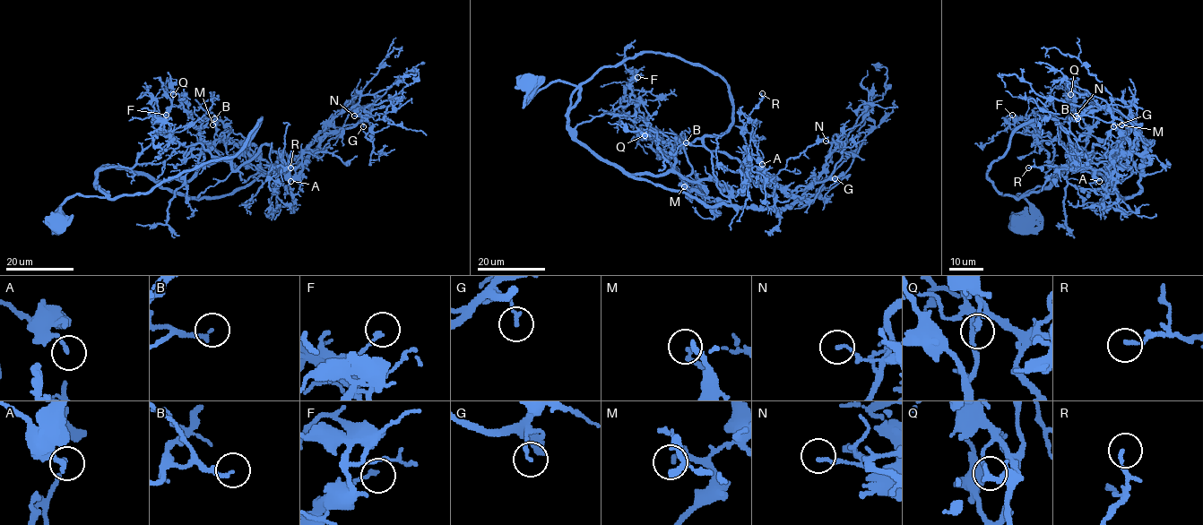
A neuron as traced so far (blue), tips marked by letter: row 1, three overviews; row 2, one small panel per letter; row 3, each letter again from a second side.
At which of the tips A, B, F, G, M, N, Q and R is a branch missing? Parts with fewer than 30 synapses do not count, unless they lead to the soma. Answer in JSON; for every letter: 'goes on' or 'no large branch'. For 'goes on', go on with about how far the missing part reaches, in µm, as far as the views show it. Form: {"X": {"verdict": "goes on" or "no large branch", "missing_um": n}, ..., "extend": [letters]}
{"A": {"verdict": "no large branch"}, "B": {"verdict": "no large branch"}, "F": {"verdict": "no large branch"}, "G": {"verdict": "no large branch"}, "M": {"verdict": "goes on", "missing_um": 20}, "N": {"verdict": "no large branch"}, "Q": {"verdict": "no large branch"}, "R": {"verdict": "no large branch"}, "extend": ["M"]}

